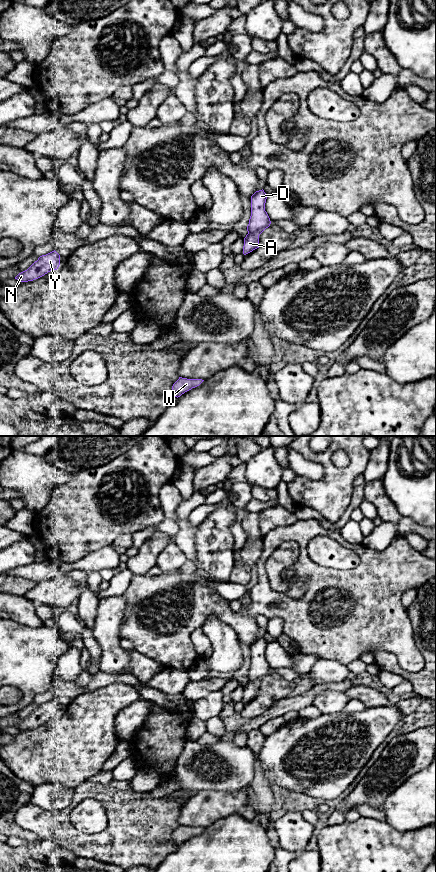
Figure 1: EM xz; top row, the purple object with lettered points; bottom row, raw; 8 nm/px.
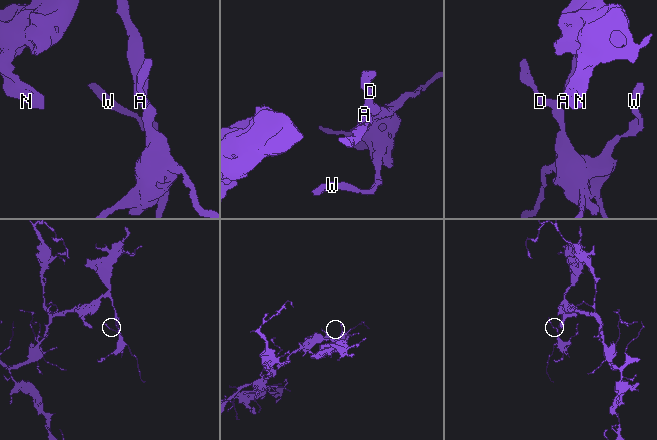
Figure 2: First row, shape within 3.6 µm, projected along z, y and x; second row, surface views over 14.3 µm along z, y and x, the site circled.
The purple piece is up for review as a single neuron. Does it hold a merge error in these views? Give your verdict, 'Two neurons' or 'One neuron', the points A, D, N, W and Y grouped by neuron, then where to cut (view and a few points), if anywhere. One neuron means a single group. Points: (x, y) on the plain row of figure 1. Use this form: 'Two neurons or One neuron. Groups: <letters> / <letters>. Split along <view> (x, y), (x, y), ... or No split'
One neuron. Groups: A D N W Y. No split

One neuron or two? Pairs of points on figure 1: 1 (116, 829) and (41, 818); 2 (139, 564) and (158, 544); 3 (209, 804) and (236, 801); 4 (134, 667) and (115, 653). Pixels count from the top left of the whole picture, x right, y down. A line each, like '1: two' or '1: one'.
1: one
2: one
3: one
4: two

